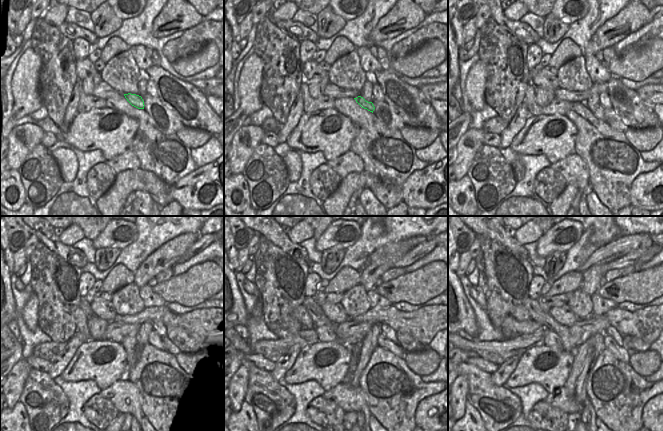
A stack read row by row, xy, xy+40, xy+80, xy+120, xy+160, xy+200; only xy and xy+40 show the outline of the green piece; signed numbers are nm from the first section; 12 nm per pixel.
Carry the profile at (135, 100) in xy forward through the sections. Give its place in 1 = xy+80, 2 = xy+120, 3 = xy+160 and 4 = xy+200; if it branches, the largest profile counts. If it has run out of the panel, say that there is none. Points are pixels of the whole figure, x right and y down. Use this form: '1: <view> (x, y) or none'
1: xy+80 (598, 112)
2: xy+120 (154, 339)
3: xy+160 (382, 341)
4: xy+200 (621, 353)

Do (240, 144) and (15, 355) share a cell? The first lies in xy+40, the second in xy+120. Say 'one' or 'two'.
two

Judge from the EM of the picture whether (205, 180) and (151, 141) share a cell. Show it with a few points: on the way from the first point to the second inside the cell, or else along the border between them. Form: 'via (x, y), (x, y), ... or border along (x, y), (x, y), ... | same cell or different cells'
border along (197, 167), (174, 184) | different cells

